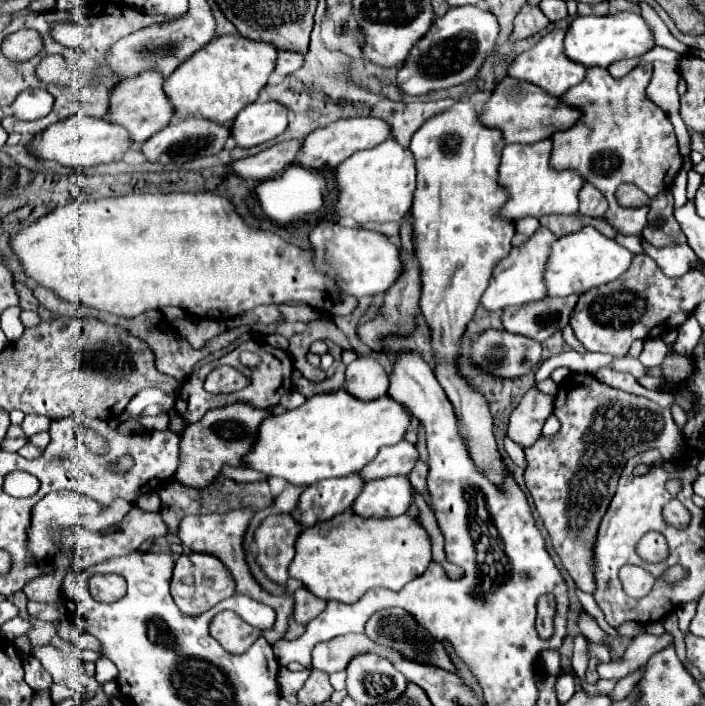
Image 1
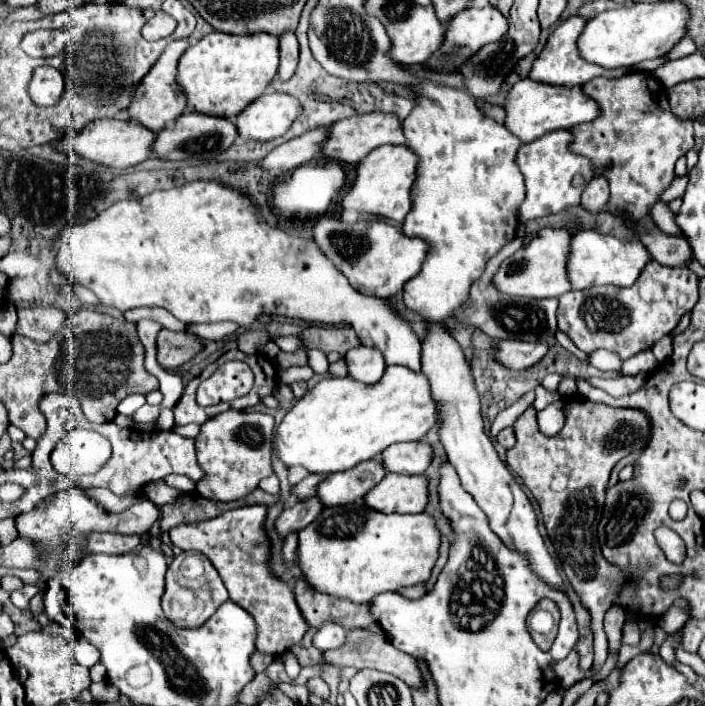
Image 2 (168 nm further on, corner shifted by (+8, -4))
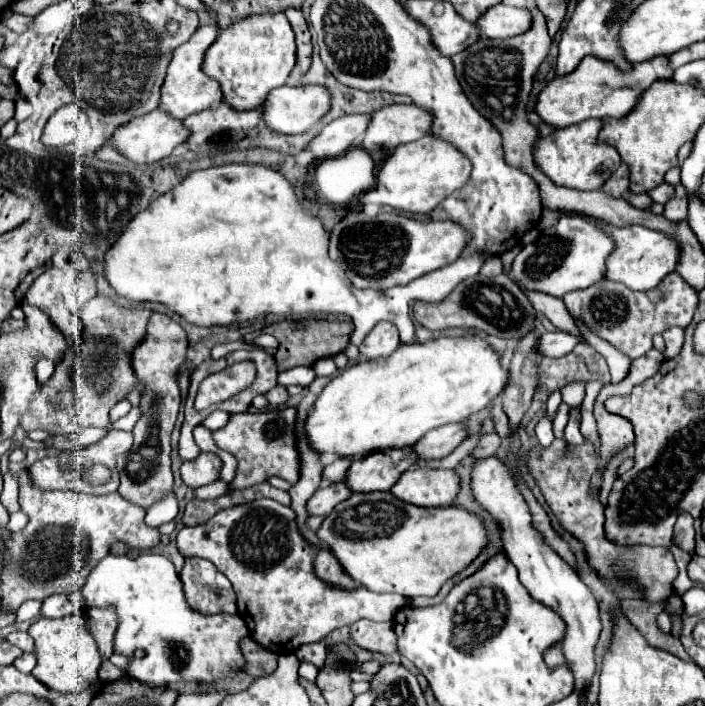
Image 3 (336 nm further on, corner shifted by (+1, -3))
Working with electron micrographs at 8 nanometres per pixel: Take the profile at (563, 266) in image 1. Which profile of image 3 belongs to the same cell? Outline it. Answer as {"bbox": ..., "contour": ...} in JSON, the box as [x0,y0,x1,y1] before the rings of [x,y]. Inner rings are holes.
{"bbox":[604,226,678,292],"contour":[[[610,226],[610,238],[614,240],[614,248],[606,258],[604,280],[622,282],[630,290],[644,292],[644,290],[656,288],[666,274],[676,270],[676,262],[678,262],[676,242],[672,242],[672,238],[656,230],[648,230],[642,226],[630,226],[630,228]]]}

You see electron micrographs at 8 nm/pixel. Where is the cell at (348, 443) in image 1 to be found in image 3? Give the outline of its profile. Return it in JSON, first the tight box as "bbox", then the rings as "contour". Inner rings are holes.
{"bbox":[306,336,508,460],"contour":[[[478,336],[438,338],[426,344],[400,344],[390,358],[380,358],[376,362],[362,360],[354,366],[348,366],[326,384],[306,416],[306,442],[318,454],[330,452],[352,460],[386,448],[406,448],[416,442],[416,438],[422,438],[428,430],[462,422],[470,414],[486,408],[488,402],[504,390],[506,382],[508,372],[502,370],[500,356]]]}

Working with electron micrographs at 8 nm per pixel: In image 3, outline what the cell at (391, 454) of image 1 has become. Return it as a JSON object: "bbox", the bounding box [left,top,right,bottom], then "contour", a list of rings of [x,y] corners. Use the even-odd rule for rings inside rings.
{"bbox":[412,424,466,460],"contour":[[[448,424],[440,430],[428,432],[412,446],[412,450],[416,452],[418,460],[440,460],[446,458],[464,438],[466,430],[462,424]]]}

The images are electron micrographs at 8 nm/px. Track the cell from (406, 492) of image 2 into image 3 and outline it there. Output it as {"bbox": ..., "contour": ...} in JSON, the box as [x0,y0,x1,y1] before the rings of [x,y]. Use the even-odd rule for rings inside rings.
{"bbox":[390,468,460,508],"contour":[[[414,468],[406,470],[390,492],[398,500],[420,508],[450,506],[458,494],[458,484],[460,478],[452,470]]]}

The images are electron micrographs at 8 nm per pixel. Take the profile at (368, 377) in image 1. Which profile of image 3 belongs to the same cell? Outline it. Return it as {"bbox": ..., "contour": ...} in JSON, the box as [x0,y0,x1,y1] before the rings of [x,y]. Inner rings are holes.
{"bbox":[360,322,400,360],"contour":[[[380,322],[380,326],[376,326],[376,330],[372,330],[372,334],[368,334],[368,338],[362,342],[360,354],[366,360],[388,358],[396,352],[398,346],[400,346],[400,338],[396,334],[396,328],[392,324]]]}

